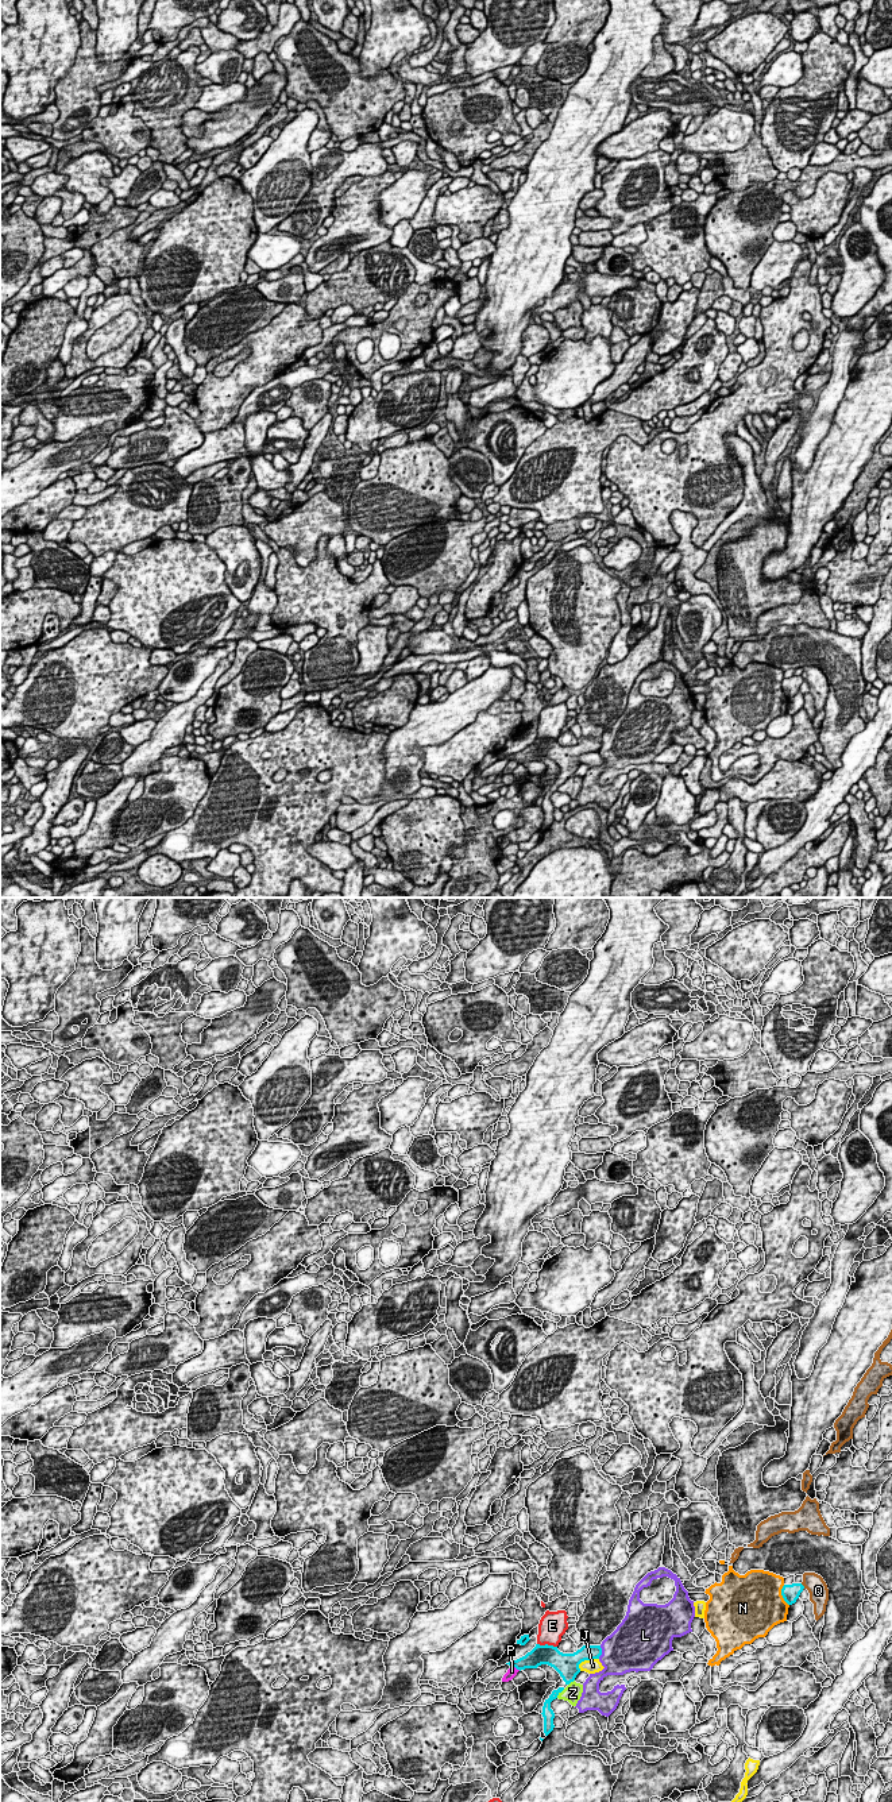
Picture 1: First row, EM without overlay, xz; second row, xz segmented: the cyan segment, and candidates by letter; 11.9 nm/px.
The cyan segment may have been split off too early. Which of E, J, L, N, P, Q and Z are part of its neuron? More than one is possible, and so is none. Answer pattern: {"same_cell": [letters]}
{"same_cell": []}

